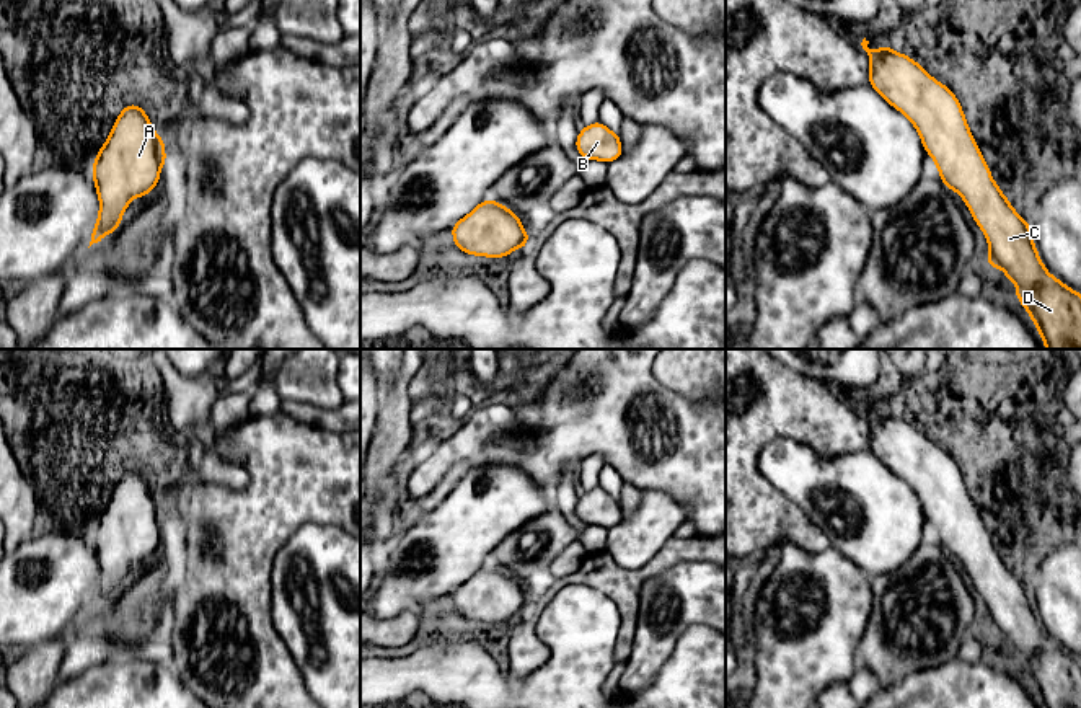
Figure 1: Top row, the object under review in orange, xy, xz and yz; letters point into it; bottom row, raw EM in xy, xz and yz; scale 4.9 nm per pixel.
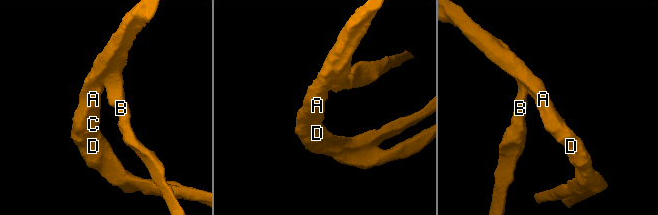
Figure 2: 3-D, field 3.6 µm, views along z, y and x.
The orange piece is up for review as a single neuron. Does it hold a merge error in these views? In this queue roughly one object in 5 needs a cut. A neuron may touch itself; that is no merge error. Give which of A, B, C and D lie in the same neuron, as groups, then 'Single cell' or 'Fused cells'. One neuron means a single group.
Groups: A B C D. Single cell

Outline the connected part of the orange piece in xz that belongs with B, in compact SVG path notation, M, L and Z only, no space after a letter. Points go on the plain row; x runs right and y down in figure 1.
M600 486L585 491L576 504L577 517L587 525L611 529L623 520L620 501Z

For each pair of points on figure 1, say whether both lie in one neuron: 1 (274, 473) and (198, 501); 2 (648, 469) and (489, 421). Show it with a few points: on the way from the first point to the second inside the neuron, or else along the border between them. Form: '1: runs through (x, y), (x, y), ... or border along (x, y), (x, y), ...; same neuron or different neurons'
1: runs through (255, 493), (247, 501), (217, 501); same neuron
2: runs through (608, 429), (597, 421), (529, 416); same neuron

